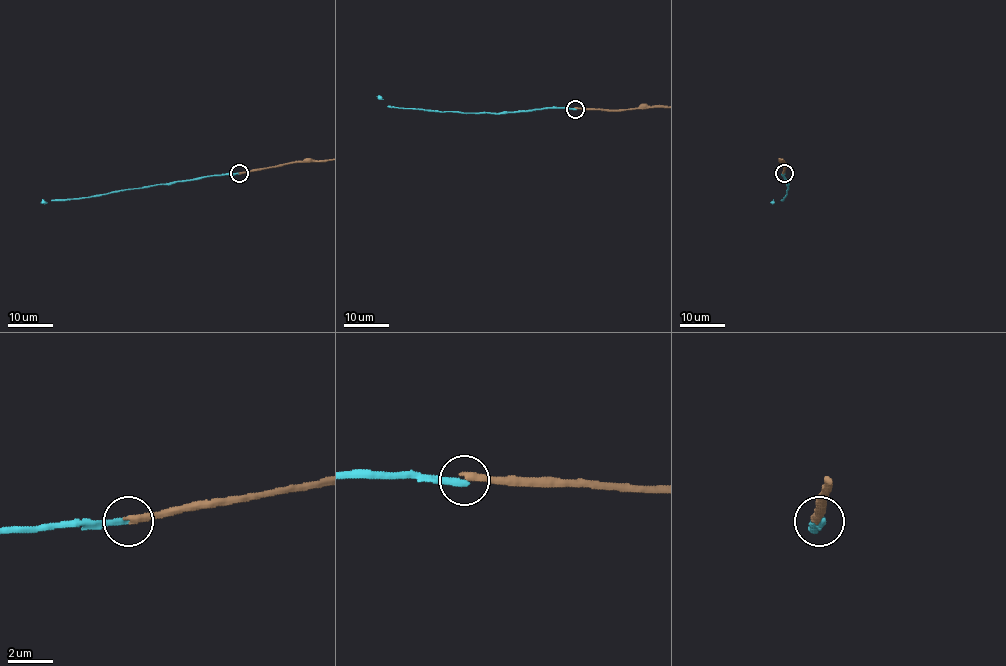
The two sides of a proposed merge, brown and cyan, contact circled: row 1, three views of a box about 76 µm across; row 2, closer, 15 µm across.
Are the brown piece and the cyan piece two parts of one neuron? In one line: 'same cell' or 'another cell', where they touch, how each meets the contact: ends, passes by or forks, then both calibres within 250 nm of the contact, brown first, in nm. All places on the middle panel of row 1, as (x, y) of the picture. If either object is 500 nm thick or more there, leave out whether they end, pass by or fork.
another cell; place (575, 109); brown ends; cyan ends; calibres 320 and 320 nm

